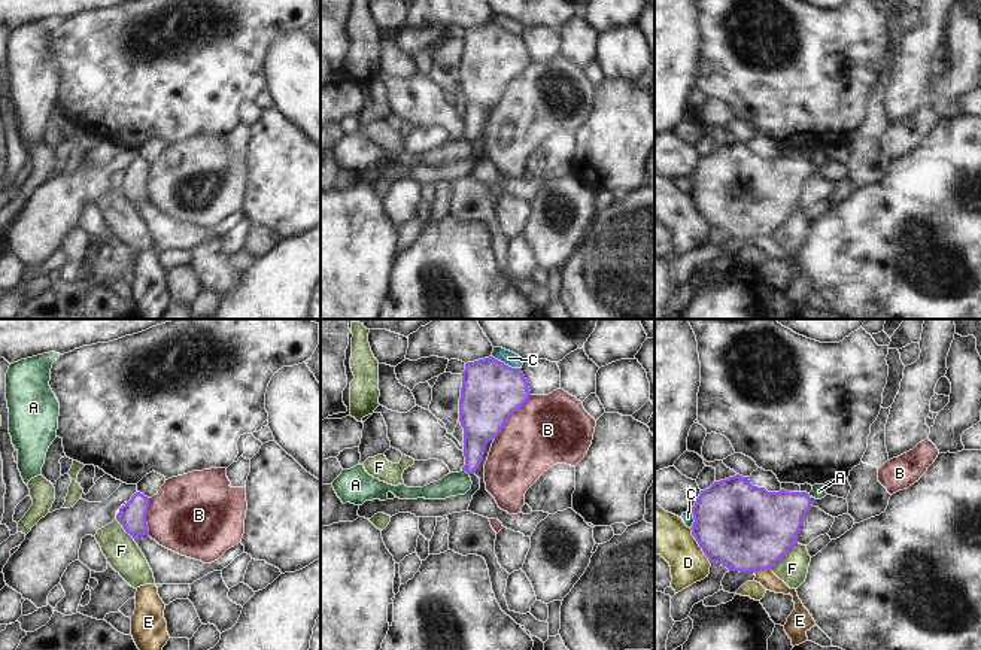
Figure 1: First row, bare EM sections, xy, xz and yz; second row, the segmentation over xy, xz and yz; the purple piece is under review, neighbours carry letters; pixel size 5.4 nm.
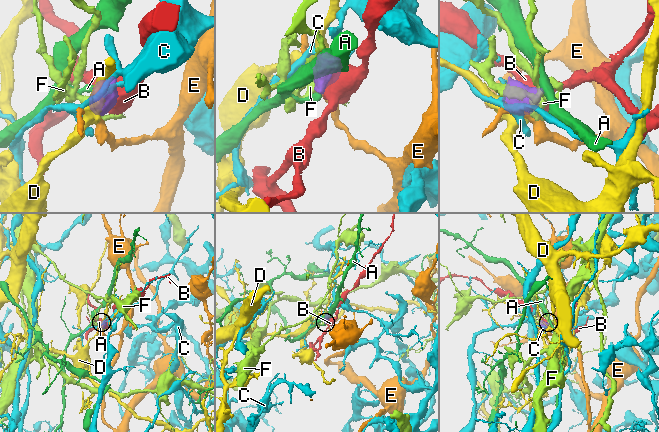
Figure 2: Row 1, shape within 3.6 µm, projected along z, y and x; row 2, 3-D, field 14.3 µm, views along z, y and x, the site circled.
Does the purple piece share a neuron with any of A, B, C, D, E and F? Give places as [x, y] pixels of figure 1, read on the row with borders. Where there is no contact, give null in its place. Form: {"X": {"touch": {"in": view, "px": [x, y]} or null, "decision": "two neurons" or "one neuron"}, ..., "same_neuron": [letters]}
{"A": {"touch": {"in": "xz", "px": [465, 471]}, "decision": "two neurons"}, "B": {"touch": {"in": "xz", "px": [510, 415]}, "decision": "two neurons"}, "C": {"touch": {"in": "xz", "px": [504, 364]}, "decision": "two neurons"}, "D": {"touch": {"in": "yz", "px": [699, 546]}, "decision": "two neurons"}, "E": {"touch": {"in": "yz", "px": [762, 568]}, "decision": "two neurons"}, "F": {"touch": {"in": "yz", "px": [783, 556]}, "decision": "two neurons"}, "same_neuron": []}

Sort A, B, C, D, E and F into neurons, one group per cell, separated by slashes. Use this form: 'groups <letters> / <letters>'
groups A / B / C / D / E / F

